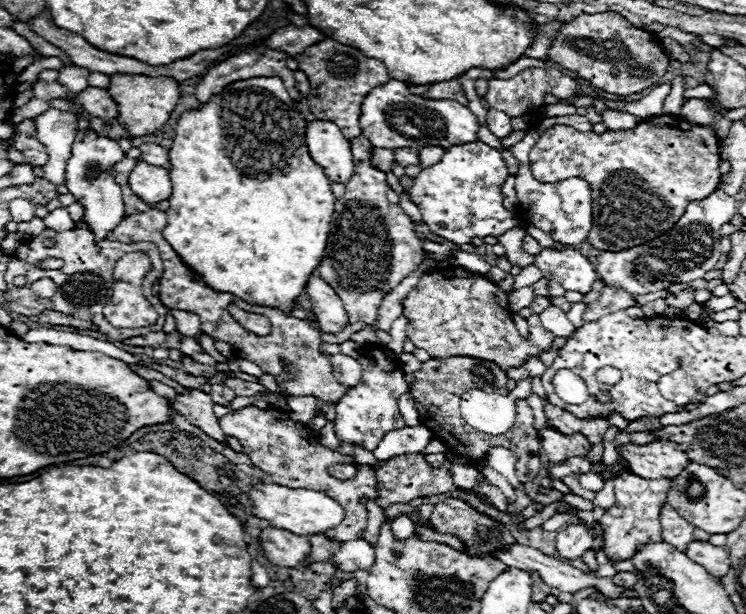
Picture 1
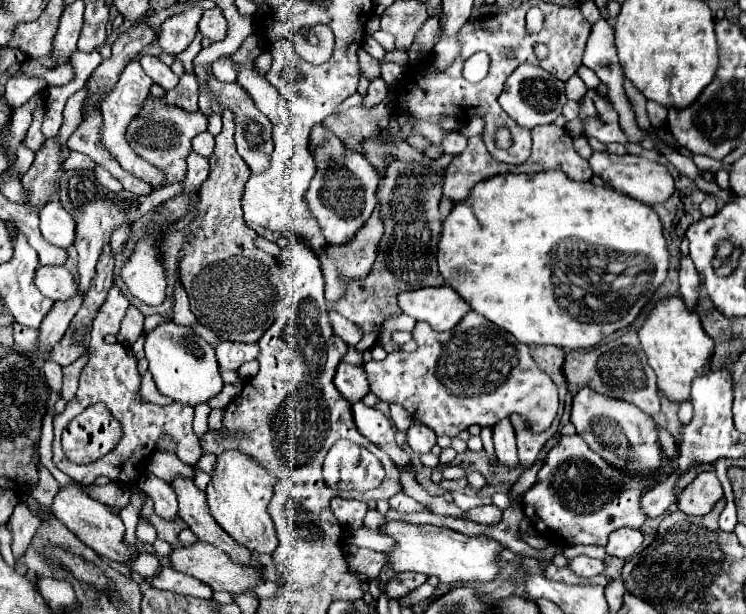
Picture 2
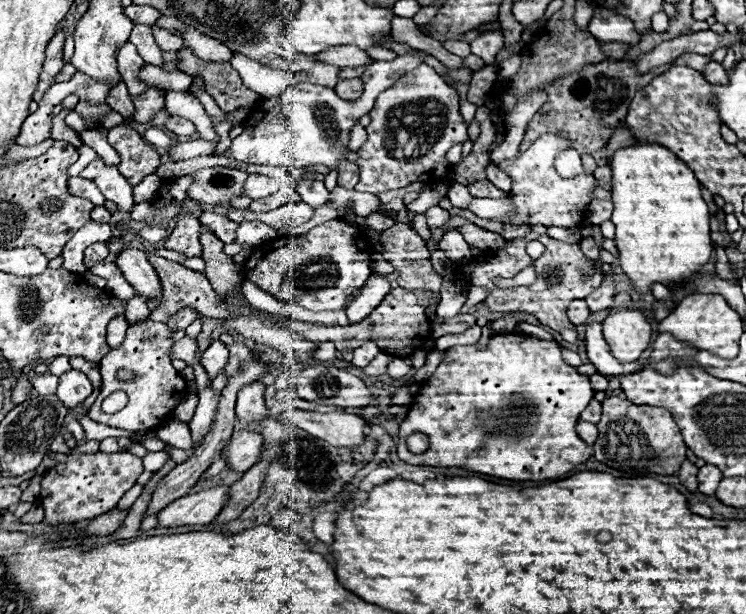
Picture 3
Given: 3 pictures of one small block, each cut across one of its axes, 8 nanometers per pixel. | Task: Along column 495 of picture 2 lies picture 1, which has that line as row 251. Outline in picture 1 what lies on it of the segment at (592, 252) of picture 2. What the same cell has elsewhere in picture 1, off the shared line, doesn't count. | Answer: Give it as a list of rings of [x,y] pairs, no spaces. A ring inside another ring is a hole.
[[[248,78],[232,82],[224,88],[224,92],[210,98],[210,102],[186,110],[178,122],[176,122],[176,136],[170,148],[170,182],[172,182],[172,196],[170,196],[170,208],[168,208],[168,226],[162,230],[162,236],[166,242],[178,252],[180,258],[184,258],[184,264],[194,268],[196,276],[202,276],[206,284],[212,284],[212,288],[220,292],[232,292],[240,296],[242,300],[250,304],[268,304],[274,308],[280,308],[290,314],[292,304],[302,294],[308,276],[316,270],[324,256],[330,222],[334,214],[334,194],[330,190],[330,180],[324,174],[322,166],[318,166],[306,148],[306,120],[296,110],[296,102],[288,96],[284,82],[280,78]]]

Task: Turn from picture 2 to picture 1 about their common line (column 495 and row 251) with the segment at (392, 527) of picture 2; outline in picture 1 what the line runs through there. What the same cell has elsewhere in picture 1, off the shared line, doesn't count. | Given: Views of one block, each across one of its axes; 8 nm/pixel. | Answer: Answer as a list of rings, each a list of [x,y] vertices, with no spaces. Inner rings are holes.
[[[544,248],[540,254],[534,256],[534,264],[540,268],[544,278],[554,278],[566,290],[578,290],[582,294],[588,294],[592,284],[598,280],[594,264],[588,262],[588,258],[574,248]]]

